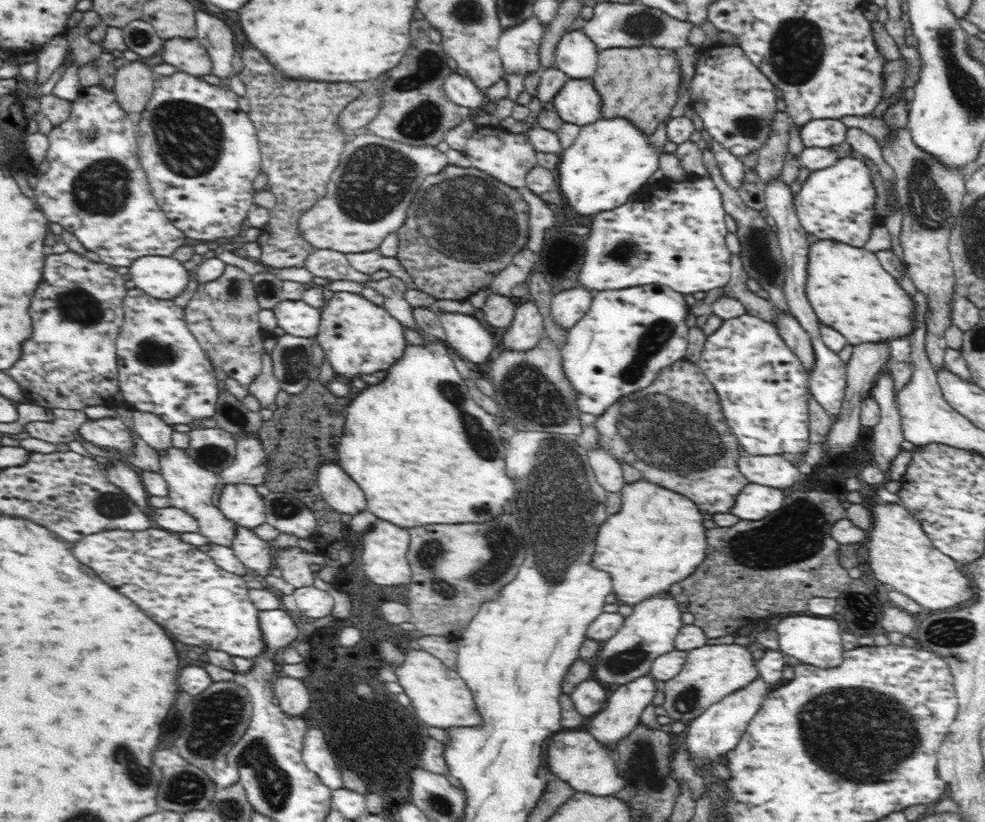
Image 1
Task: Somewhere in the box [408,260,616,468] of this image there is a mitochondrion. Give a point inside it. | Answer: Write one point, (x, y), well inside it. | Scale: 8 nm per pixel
(526, 391)

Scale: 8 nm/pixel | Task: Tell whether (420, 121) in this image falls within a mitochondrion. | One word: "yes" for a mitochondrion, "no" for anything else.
yes

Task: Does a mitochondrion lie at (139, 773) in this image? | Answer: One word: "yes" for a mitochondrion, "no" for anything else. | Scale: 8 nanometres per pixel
yes

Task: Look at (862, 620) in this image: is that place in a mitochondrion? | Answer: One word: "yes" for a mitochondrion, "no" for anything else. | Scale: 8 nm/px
no

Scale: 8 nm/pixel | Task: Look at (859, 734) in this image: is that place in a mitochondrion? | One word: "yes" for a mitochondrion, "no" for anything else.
yes

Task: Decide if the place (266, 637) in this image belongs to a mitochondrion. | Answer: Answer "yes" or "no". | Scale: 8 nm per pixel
no

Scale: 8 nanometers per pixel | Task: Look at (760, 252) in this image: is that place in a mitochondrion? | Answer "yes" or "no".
yes

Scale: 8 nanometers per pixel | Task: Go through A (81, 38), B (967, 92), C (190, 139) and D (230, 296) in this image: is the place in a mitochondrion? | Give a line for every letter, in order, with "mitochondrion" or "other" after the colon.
A: other
B: mitochondrion
C: mitochondrion
D: mitochondrion

